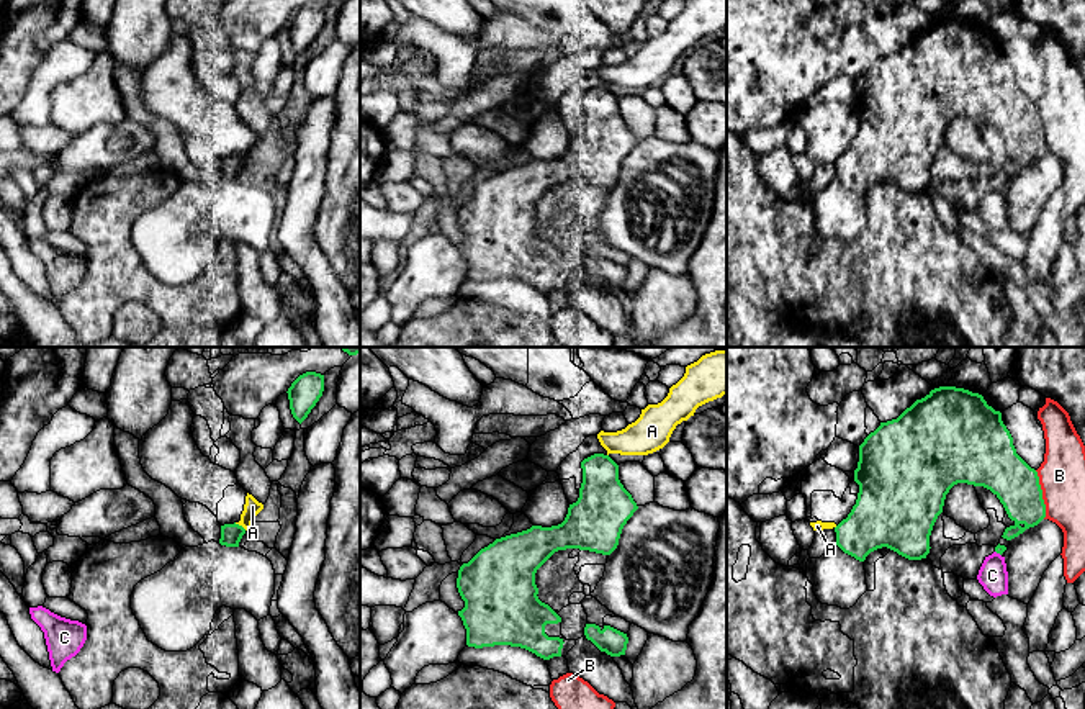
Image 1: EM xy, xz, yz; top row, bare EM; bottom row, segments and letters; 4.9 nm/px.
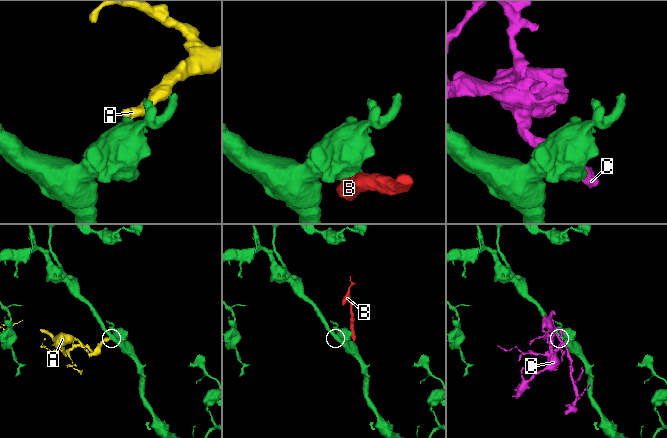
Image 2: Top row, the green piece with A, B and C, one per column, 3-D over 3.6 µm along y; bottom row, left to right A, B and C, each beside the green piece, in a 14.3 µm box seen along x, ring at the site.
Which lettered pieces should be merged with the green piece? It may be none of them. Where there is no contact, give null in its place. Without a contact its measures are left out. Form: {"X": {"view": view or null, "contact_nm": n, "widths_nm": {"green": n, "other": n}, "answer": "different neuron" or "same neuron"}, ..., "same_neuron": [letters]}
{"A": {"view": "xy", "contact_nm": 70, "widths_nm": {"green": 110, "other": 80}, "answer": "different neuron"}, "B": {"view": "yz", "contact_nm": 240, "widths_nm": {"green": 220, "other": 220}, "answer": "different neuron"}, "C": {"view": "yz", "contact_nm": 40, "widths_nm": {"green": 50, "other": 140}, "answer": "different neuron"}, "same_neuron": []}

